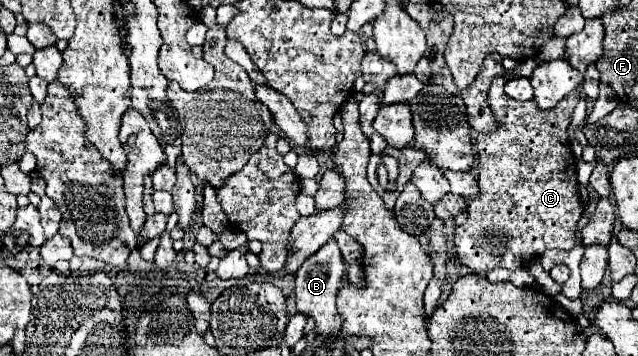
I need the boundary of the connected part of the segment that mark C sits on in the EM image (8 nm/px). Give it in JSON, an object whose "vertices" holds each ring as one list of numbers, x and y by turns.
{"vertices":[[527,58,519,64,519,72,507,70,501,76,495,76,493,82,491,82,491,88,489,88,489,108,493,112,493,118,497,120,497,130,495,132,487,132,487,134,479,134,477,136,477,182,479,182,479,194,477,198,473,198,469,202,469,220,461,226,455,228,455,252,459,256,459,260,471,268,475,274,483,276,485,272,493,270,493,268,507,268,507,270,515,270,515,268,523,268,527,266,531,260,539,260,541,254,549,248,557,248,557,250,571,250,575,246,575,228,577,228,577,222,583,214,583,204,581,204,581,198,579,198,579,182,577,182,577,166,575,166,575,158,573,158,573,152,571,152,571,144,569,144,569,134,567,134,567,128,571,124,571,114,573,114,573,108,577,106,579,102,579,90,573,90,571,94,567,94,553,110,541,110,537,106,537,102,529,100,529,102,517,102,509,96,505,96,504,85,511,79,525,77,530,78,534,69,540,64,539,58]]}

